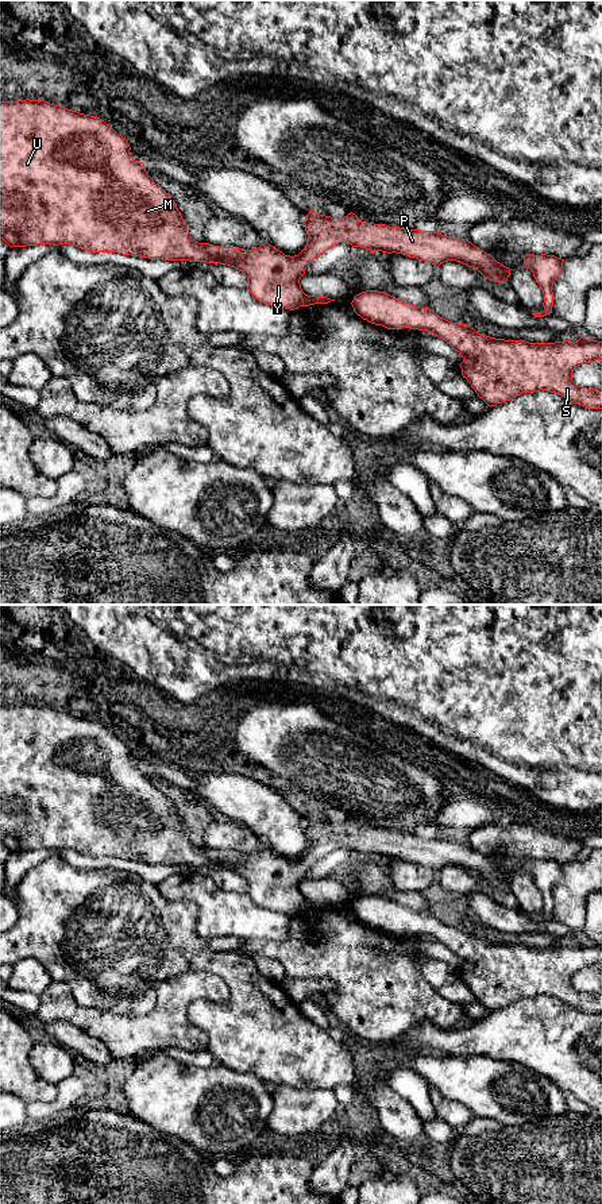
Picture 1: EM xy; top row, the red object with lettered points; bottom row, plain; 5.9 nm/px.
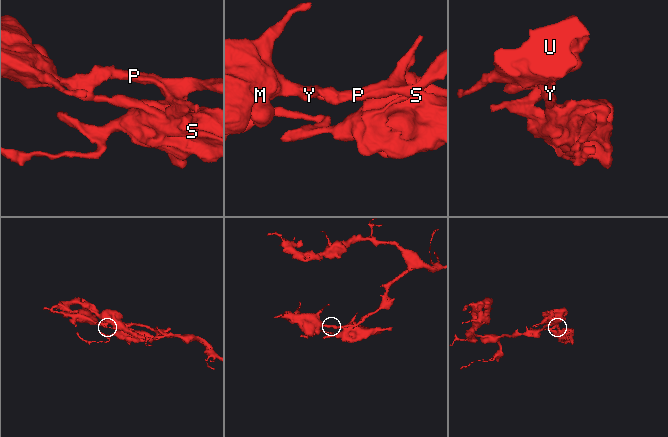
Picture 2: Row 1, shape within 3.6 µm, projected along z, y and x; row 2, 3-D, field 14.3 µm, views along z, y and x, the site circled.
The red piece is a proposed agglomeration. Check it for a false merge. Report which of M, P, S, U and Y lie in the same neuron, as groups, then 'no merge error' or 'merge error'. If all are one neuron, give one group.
M P U Y / S | merge error

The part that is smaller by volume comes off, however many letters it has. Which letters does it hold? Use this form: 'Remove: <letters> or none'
Remove: S

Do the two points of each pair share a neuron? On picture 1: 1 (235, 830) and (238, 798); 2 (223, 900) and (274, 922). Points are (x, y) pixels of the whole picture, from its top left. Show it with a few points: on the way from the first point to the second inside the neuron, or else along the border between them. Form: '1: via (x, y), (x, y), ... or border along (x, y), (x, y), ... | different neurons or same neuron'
1: border along (217, 814), (239, 821), (262, 840) | different neurons
2: via (235, 913), (249, 921), (262, 922) | same neuron

